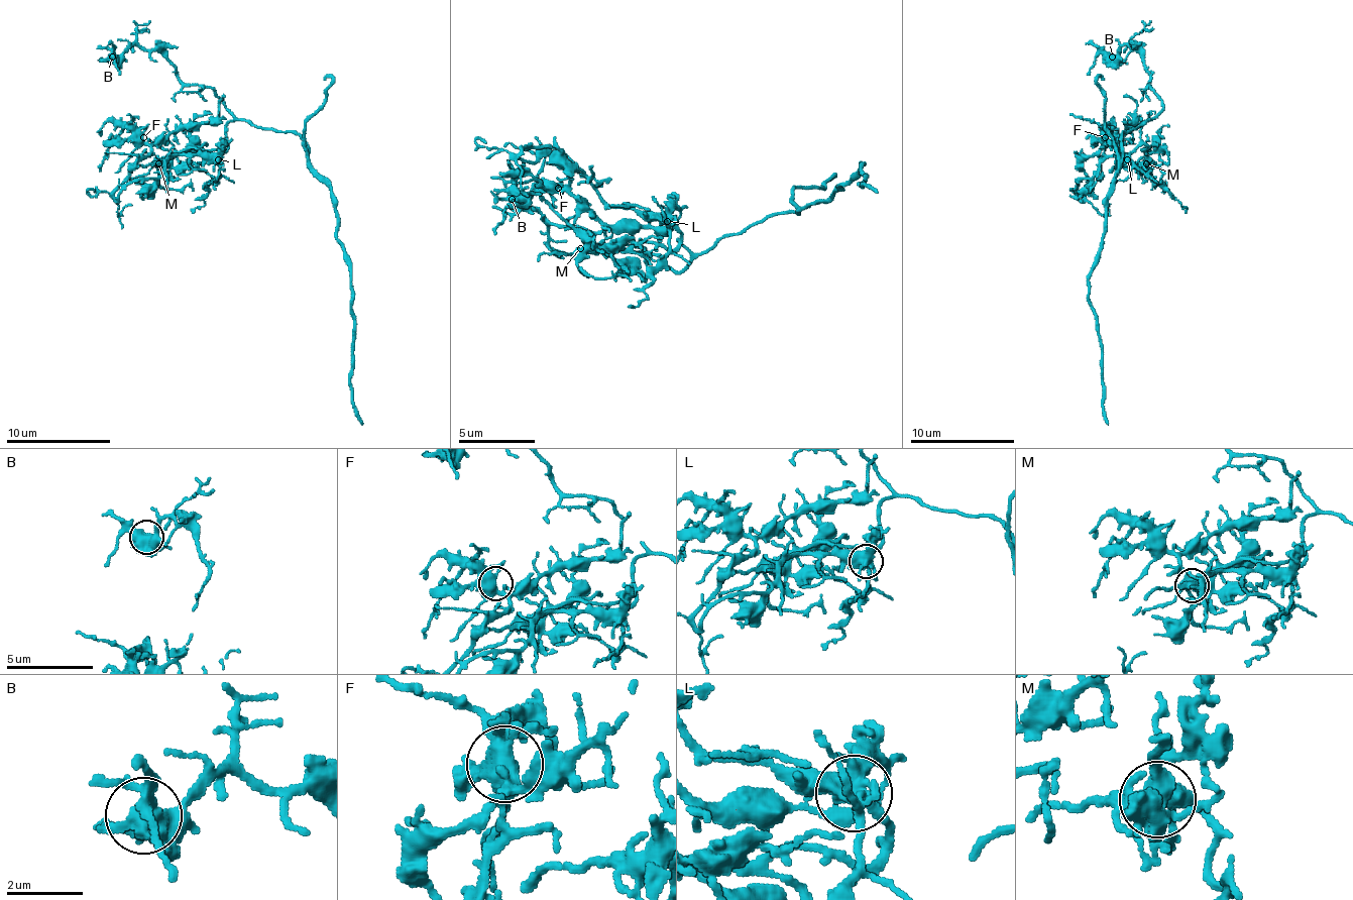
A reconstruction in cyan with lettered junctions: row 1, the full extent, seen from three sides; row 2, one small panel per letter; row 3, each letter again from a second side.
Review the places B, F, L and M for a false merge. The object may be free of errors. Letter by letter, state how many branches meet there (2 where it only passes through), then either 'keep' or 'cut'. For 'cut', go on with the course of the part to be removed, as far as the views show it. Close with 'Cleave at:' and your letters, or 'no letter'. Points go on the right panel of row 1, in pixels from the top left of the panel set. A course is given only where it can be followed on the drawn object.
B: branches 6; keep
F: branches 4; keep
L: branches 6; keep
M: branches 5; keep
Cleave at: no letter

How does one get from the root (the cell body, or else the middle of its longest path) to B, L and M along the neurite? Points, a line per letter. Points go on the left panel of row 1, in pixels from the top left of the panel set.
B: (297, 135), (255, 127), (239, 119), (211, 88), (188, 86), (153, 48), (130, 46), (112, 57)
L: (297, 135), (232, 119), (226, 124), (226, 150), (219, 158)
M: (297, 135), (232, 119), (226, 124), (226, 140), (219, 148), (211, 150), (182, 148), (168, 153), (158, 163)

